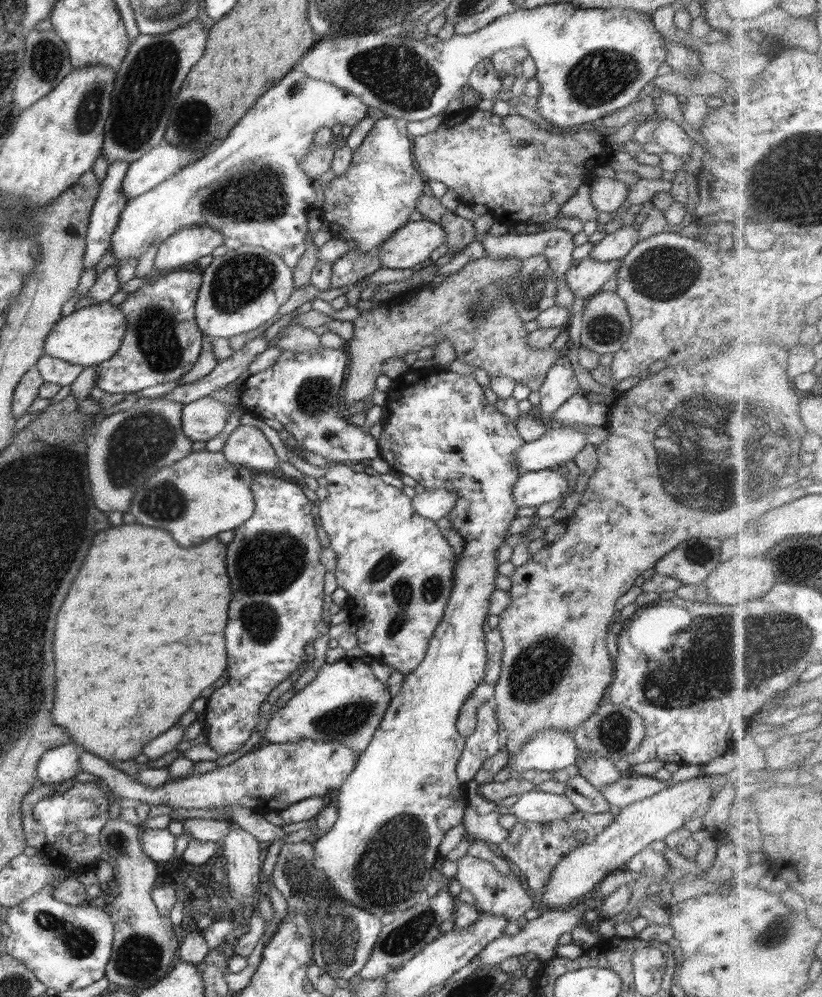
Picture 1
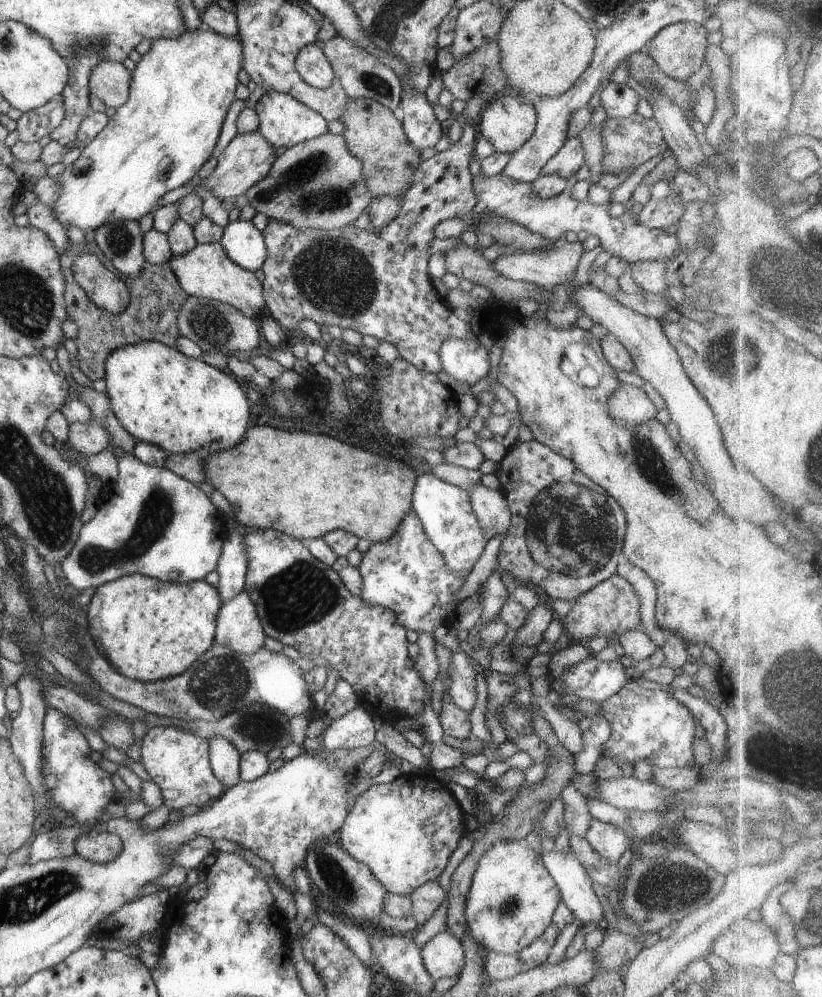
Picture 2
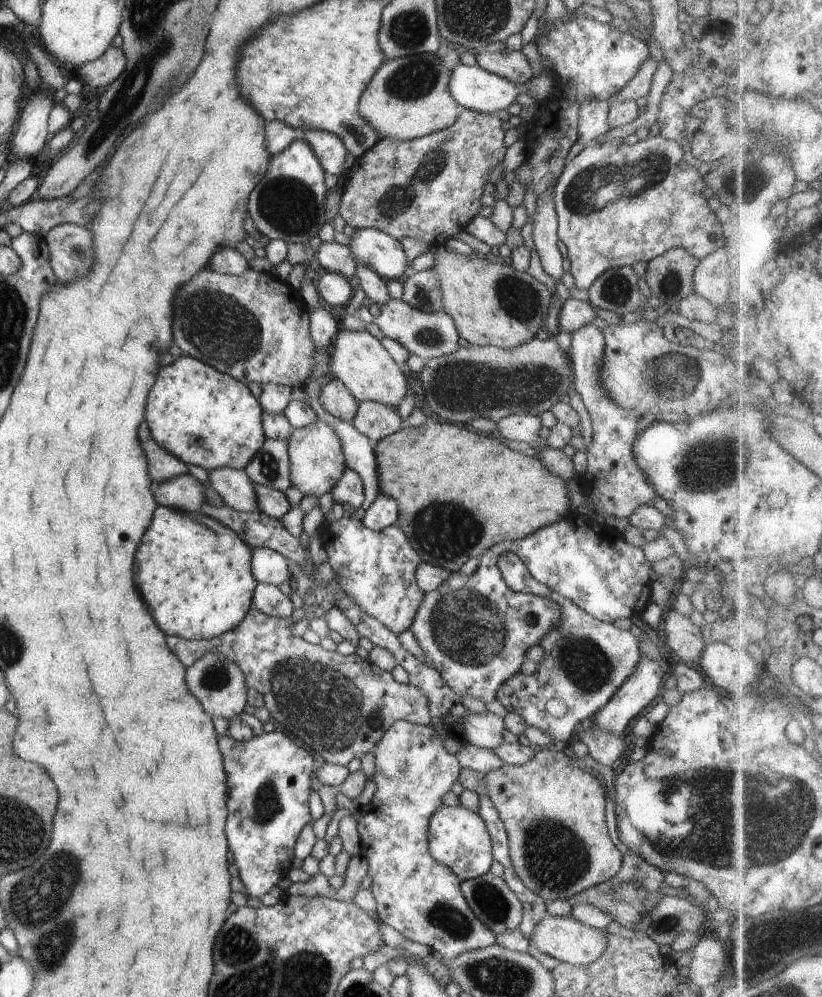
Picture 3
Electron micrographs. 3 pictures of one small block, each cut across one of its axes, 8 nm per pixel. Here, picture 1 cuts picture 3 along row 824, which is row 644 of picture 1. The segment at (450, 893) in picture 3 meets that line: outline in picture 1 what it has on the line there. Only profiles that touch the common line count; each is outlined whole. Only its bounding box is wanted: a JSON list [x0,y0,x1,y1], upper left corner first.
[317,463,457,675]

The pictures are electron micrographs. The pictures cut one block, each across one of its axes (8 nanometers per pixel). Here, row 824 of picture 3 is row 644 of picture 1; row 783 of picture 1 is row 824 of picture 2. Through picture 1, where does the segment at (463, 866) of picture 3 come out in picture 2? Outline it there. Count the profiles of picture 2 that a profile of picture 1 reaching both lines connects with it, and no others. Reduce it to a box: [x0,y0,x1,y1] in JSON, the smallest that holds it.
[335,774,465,895]

